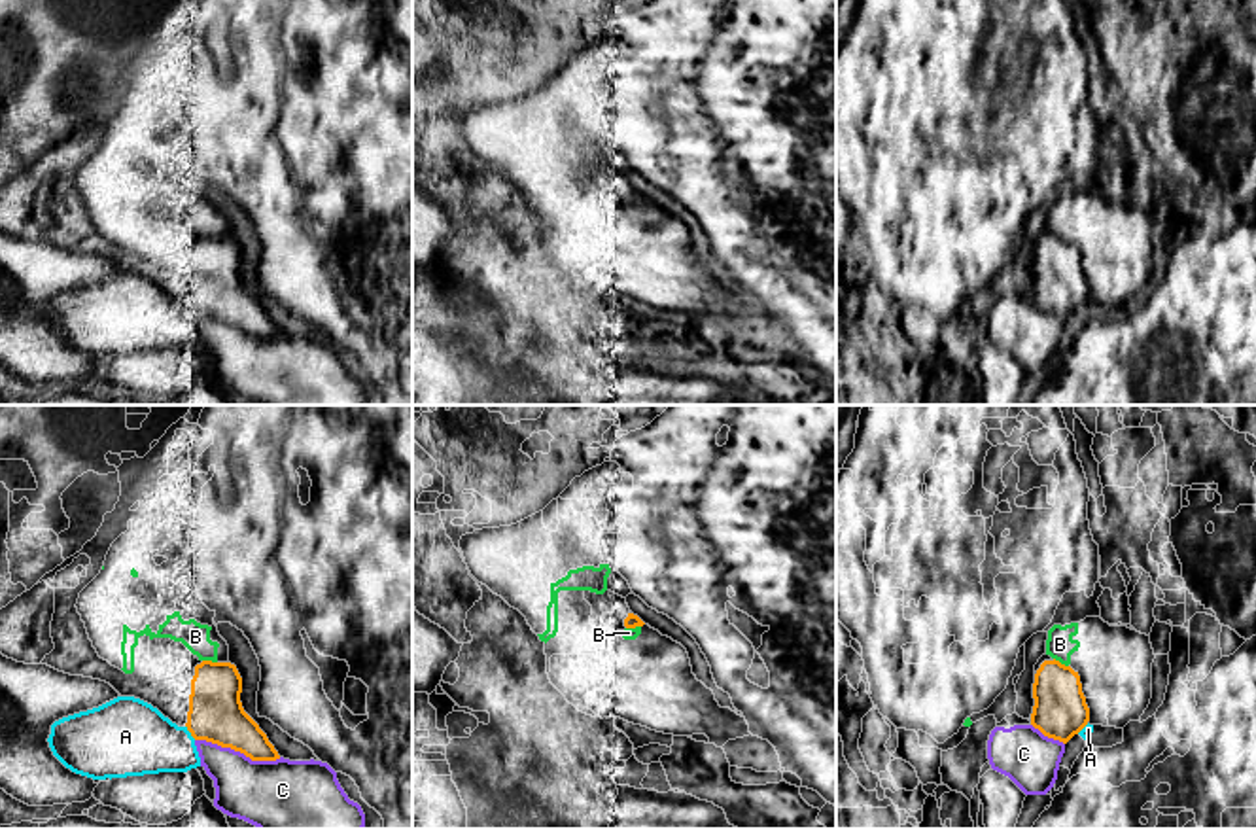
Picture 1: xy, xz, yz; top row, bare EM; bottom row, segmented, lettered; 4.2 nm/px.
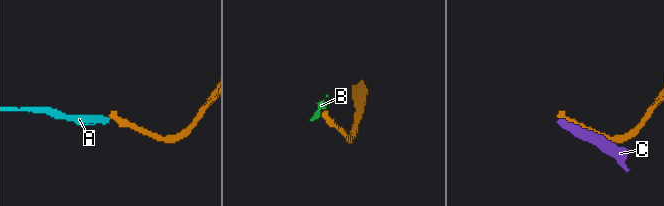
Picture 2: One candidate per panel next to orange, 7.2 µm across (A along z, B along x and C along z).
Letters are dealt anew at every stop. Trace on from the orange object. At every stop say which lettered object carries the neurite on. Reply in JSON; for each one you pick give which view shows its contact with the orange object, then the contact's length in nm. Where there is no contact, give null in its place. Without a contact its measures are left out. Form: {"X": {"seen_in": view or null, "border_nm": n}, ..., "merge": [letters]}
{"A": {"seen_in": "xy", "border_nm": 80}, "merge": ["A"]}

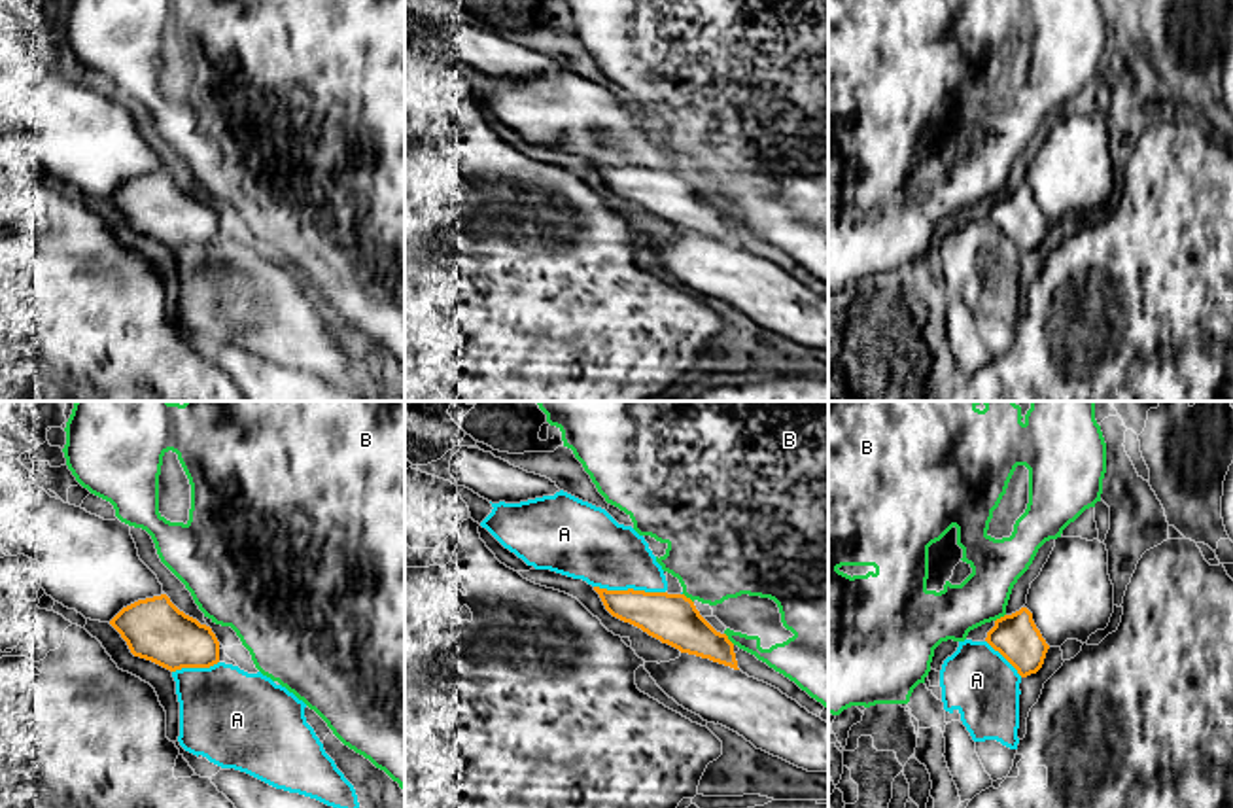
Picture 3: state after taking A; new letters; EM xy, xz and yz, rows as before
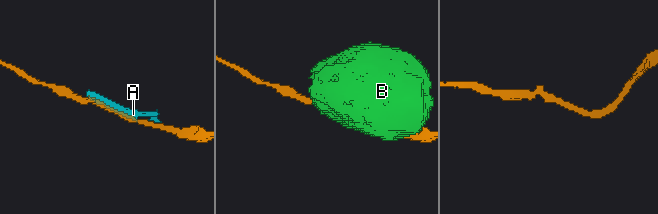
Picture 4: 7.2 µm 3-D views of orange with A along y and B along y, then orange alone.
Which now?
{"merge": []}

